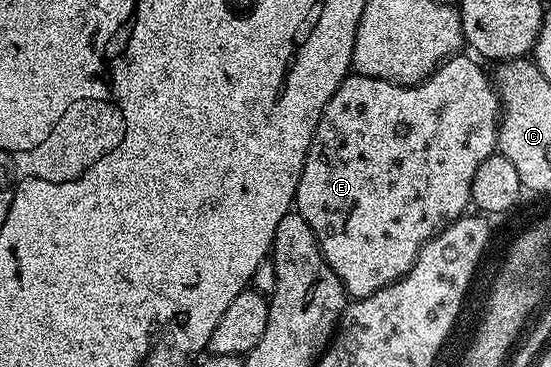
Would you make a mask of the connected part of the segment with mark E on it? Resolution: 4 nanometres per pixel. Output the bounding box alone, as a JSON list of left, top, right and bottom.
[294,52,500,299]

